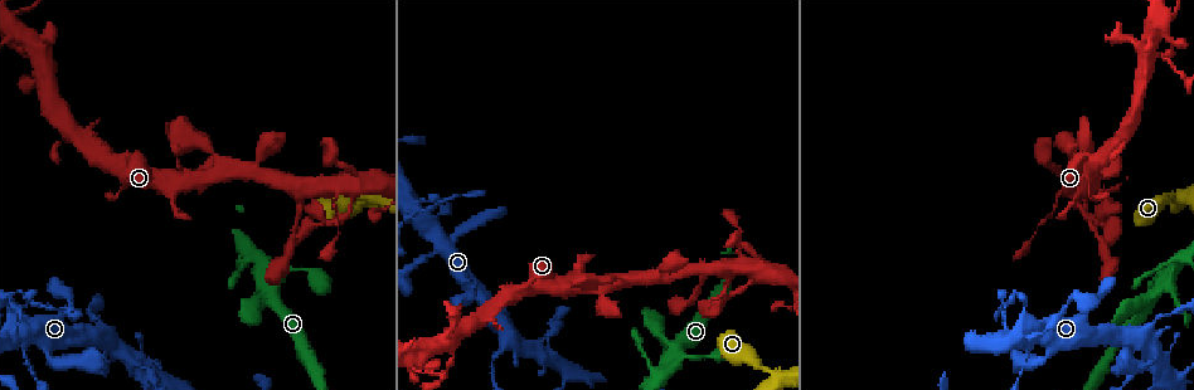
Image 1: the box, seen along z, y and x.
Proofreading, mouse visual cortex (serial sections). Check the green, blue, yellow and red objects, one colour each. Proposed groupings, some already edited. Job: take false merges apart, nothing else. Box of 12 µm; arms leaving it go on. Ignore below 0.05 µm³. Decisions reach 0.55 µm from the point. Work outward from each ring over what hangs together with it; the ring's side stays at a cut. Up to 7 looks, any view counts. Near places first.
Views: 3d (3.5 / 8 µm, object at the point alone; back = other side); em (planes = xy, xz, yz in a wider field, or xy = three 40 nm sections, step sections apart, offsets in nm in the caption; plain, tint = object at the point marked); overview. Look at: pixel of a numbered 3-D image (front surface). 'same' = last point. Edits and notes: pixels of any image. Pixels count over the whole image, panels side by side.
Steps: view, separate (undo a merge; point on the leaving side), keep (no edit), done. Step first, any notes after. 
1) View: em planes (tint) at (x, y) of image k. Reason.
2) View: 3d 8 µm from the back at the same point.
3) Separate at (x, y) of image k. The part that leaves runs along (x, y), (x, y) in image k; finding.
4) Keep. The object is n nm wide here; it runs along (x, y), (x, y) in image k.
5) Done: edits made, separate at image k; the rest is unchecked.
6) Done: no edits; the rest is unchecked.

View: 3d 8 µm at (768, 370) of image 1. Three-way junction.

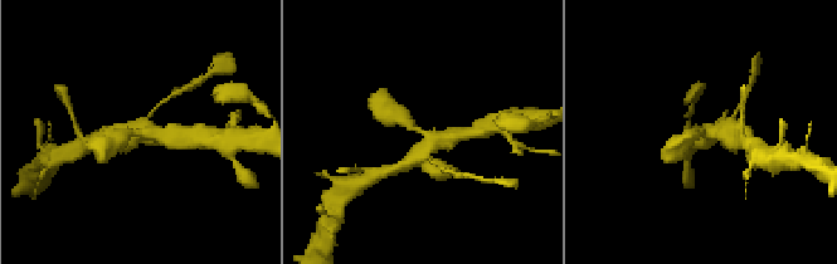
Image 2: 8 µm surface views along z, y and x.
View: em xy step 5 (tint) at (425, 131) of image 2. 3 arms meet here; the arms are 350, 400, 400 nm wide.

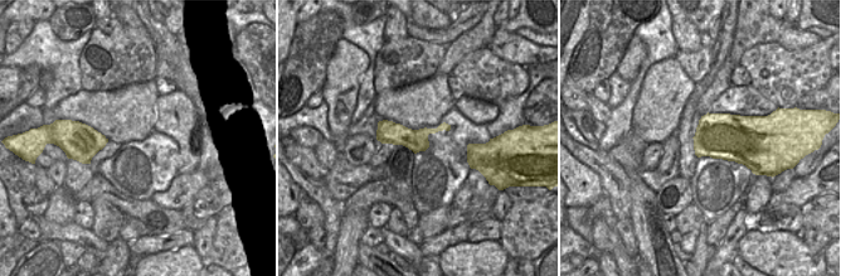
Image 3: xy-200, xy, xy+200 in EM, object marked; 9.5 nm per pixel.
Keep. The object is 220 nm wide here; it runs along (380, 125), (399, 135), (445, 126) in image 3; all the same cell.

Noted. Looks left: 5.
View: 3d 3.5 µm at (703, 270) of image 1. Two arms in line, one across.

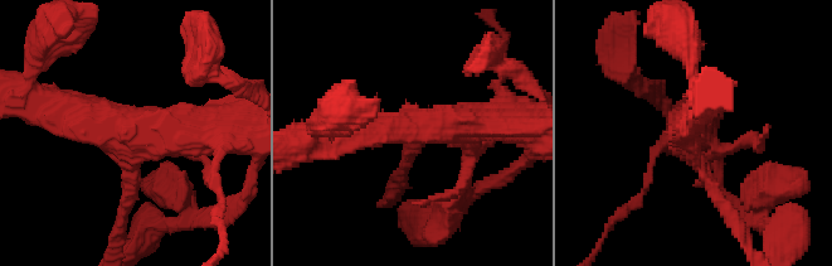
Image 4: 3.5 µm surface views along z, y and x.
View: em xy step 5 (tint) at (134, 129) of image 4. 3 arms meet here; the arms are 200, 350, 500 nm wide; need the tissue.

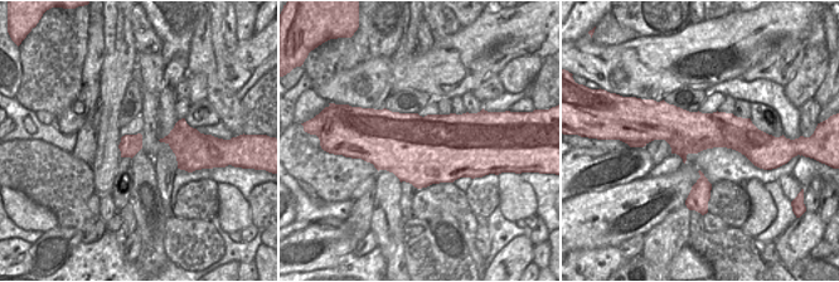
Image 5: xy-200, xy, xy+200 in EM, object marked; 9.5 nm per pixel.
Keep. It runs along (54, 109), (123, 129), (220, 129) in image 4; one cell here.

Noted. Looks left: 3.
View: 3d 8 µm at (292, 243) of image 1. Three arms meet.

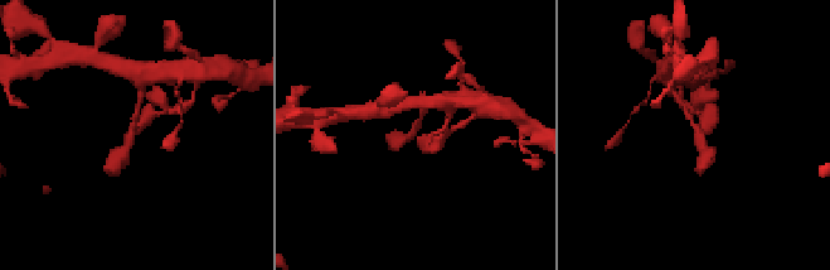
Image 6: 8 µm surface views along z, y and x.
View: 3d 3.5 µm at (415, 133) of image 6.

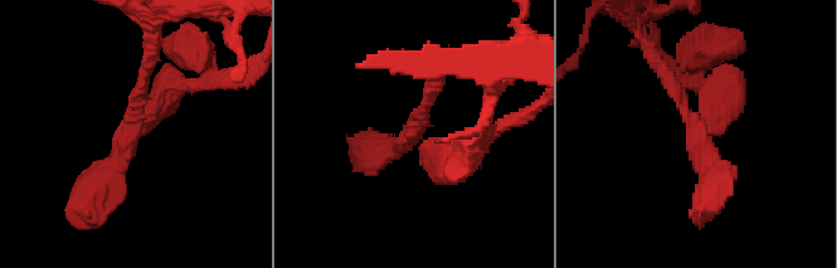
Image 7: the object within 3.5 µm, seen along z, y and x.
View: em xy step 5 (tint) at (416, 130) of image 7. 3 arms meet here; the arms are 200, 250, 350 nm wide.

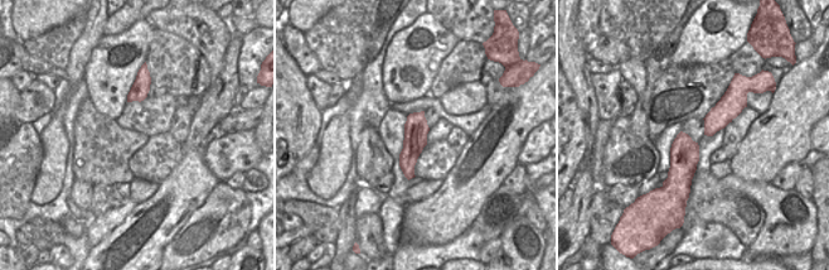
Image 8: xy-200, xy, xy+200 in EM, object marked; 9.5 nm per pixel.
Keep. It runs along (149, 54), (125, 151), (95, 190) in image 7; continuous, no second cell.

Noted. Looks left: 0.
Done: no edits; the rest is unchecked.

